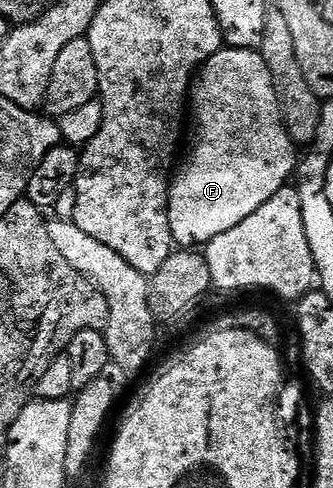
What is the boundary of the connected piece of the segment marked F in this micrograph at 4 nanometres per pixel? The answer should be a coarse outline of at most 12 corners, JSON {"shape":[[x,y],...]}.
{"shape":[[222,47],[192,85],[173,243],[210,244],[294,179],[260,51]]}

